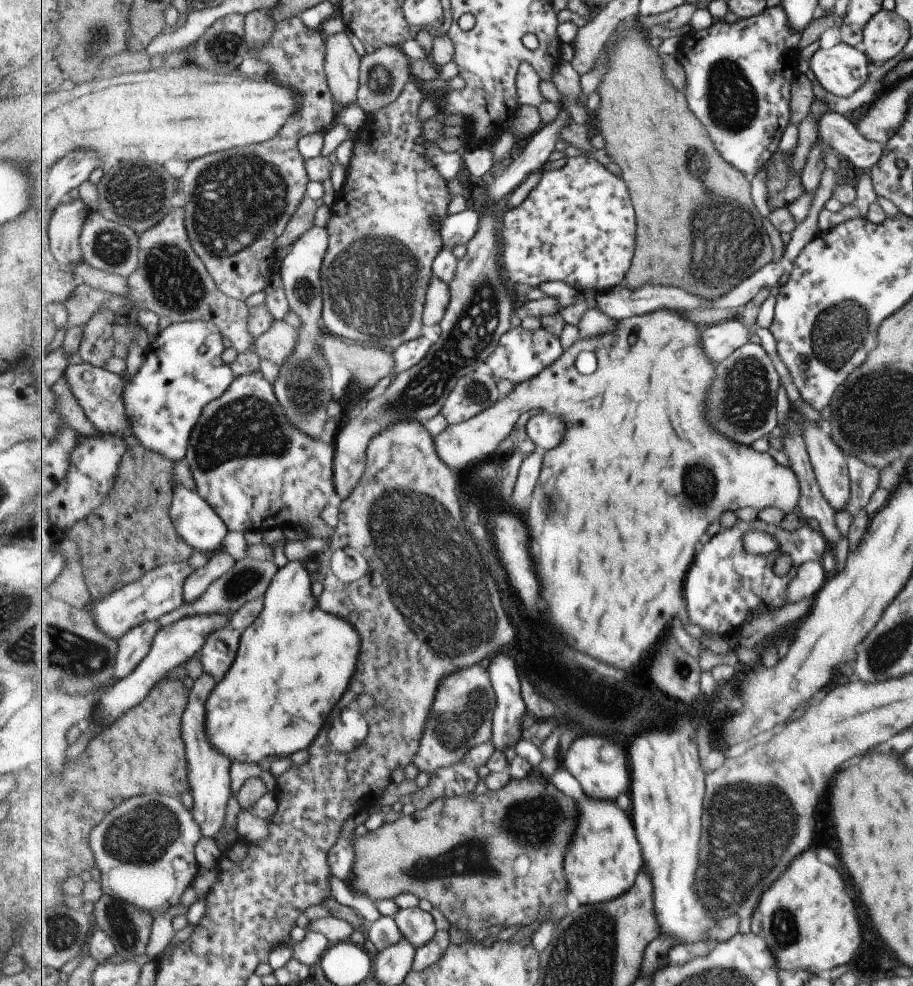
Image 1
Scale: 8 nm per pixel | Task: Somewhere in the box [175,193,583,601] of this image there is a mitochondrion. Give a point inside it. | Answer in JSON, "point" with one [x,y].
{"point":[372,284]}

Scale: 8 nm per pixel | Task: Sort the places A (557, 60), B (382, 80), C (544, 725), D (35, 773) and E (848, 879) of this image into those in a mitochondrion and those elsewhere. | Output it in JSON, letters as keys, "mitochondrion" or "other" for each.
{"A":"other","B":"mitochondrion","C":"other","D":"other","E":"other"}

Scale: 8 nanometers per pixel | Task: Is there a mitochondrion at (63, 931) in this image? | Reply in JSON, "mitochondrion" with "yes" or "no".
{"mitochondrion":"yes"}

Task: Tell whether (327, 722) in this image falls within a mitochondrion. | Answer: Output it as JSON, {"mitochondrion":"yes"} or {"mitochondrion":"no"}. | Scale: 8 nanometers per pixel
{"mitochondrion":"no"}

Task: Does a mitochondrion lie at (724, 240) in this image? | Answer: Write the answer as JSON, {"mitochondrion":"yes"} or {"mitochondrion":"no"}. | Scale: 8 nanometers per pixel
{"mitochondrion":"yes"}

